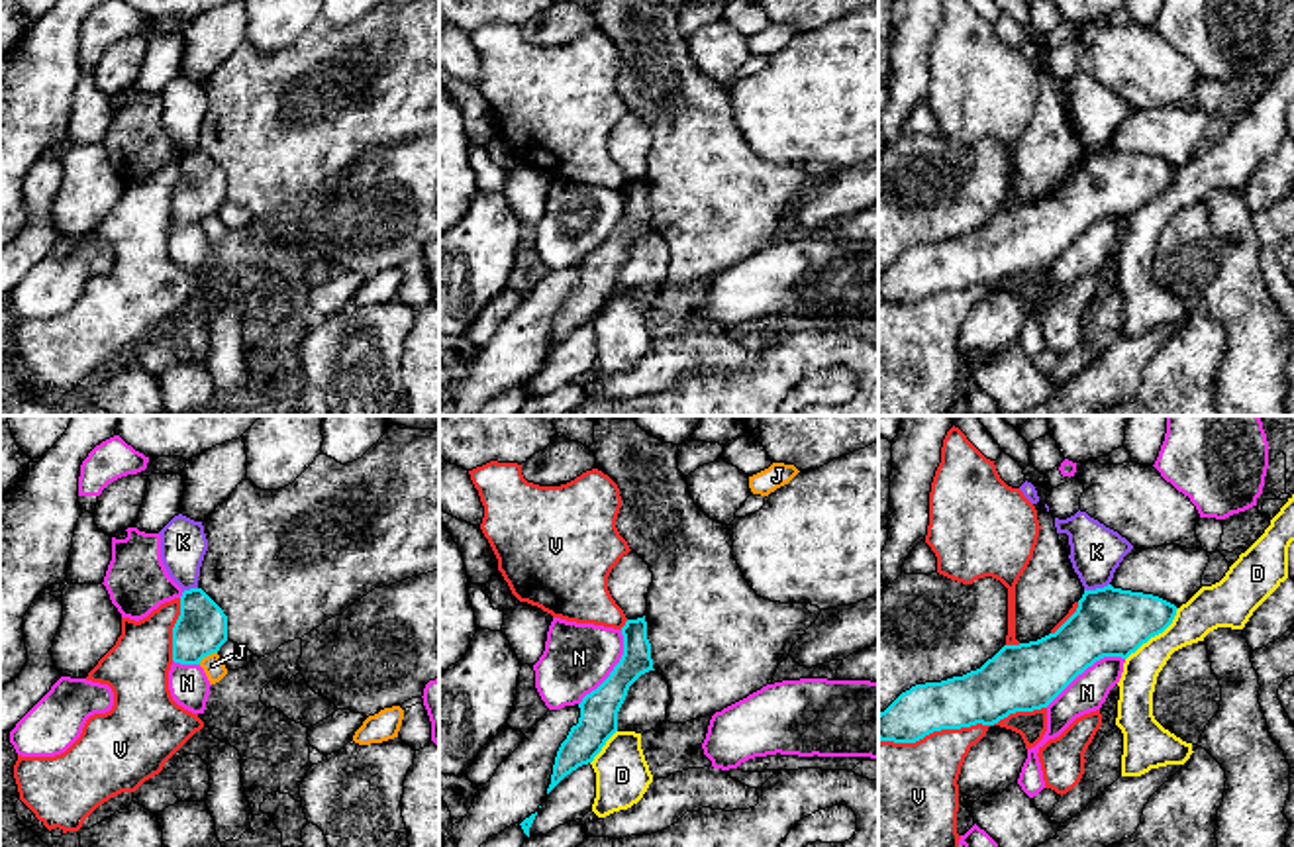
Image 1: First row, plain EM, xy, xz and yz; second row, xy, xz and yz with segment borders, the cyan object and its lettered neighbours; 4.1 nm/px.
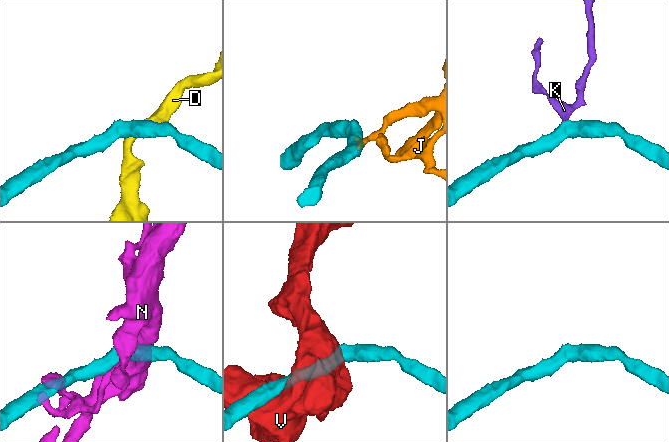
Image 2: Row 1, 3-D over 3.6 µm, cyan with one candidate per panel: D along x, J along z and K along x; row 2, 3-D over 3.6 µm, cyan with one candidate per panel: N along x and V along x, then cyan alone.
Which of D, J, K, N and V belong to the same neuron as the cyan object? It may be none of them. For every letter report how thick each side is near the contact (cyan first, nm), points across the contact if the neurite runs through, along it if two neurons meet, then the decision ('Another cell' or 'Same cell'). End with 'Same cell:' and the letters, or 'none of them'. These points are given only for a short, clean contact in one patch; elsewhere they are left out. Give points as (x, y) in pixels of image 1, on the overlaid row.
D: Thickness 280 nm (cyan) against 170 nm. Another cell
J: Thickness 220 nm (cyan) against 90 nm. Boundary: xy (216, 651), (199, 663). Another cell
K: Thickness 280 nm (cyan) against 220 nm. Boundary: yz (1108, 583), (1085, 591). Another cell
N: Thickness 160 nm (cyan) against 280 nm. Another cell
V: Thickness 220 nm (cyan) against 360 nm. Another cell
Same cell: none of them

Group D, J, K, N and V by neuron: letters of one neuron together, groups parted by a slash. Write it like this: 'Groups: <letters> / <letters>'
Groups: D / J / K / N / V

